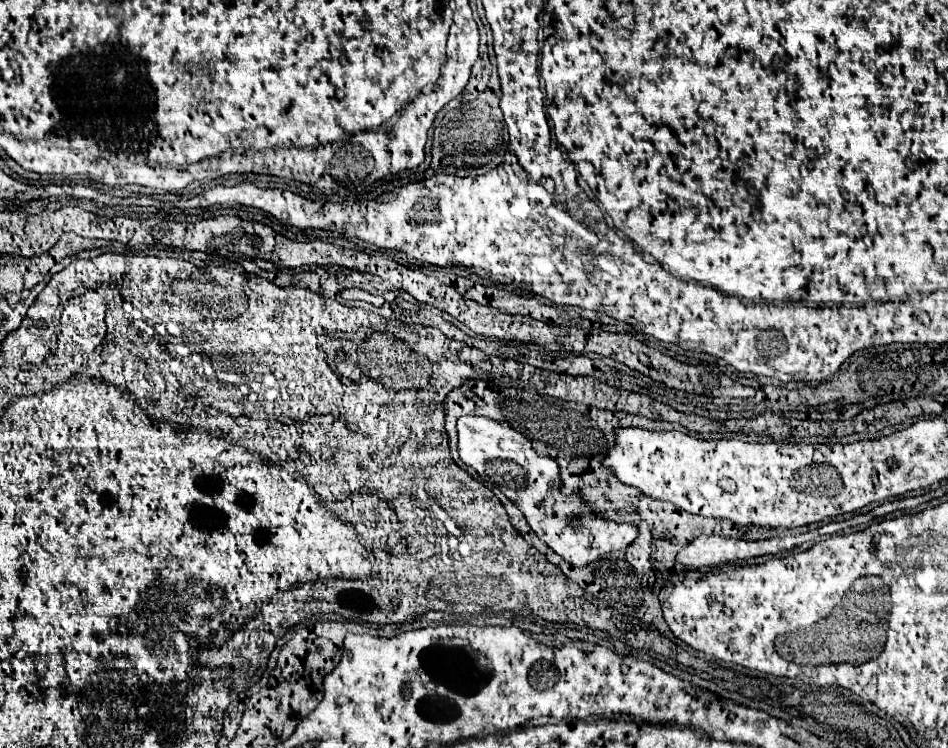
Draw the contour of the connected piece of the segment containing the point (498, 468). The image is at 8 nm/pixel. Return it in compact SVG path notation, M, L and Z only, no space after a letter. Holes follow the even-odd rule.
M461 416L457 420L457 430L461 460L477 470L481 480L497 486L525 514L535 534L573 566L585 566L615 548L625 550L637 538L635 524L603 520L585 506L585 498L581 494L565 494L561 490L557 460L549 454L537 454L531 440L511 426L505 426L505 422L483 416ZM573 520L579 520L579 524L573 524Z

